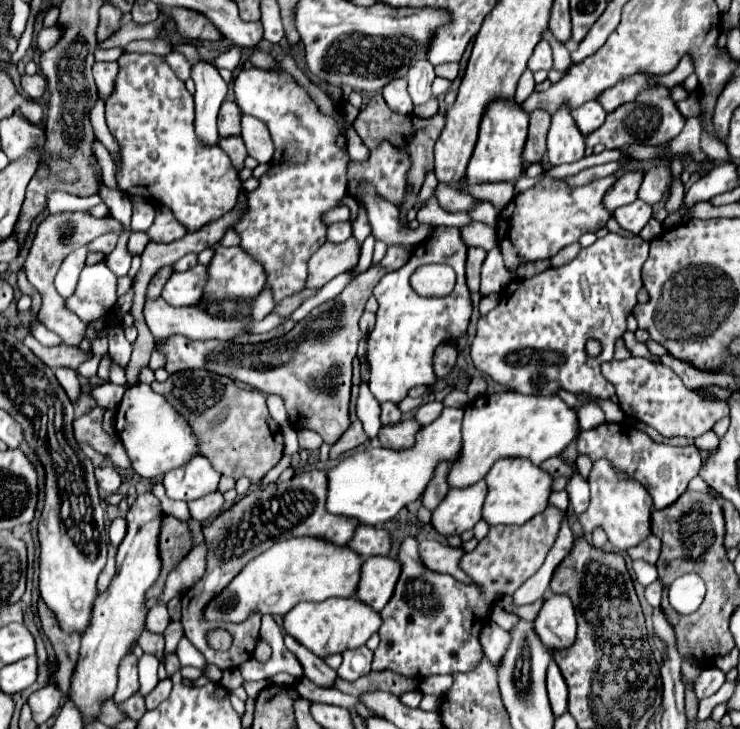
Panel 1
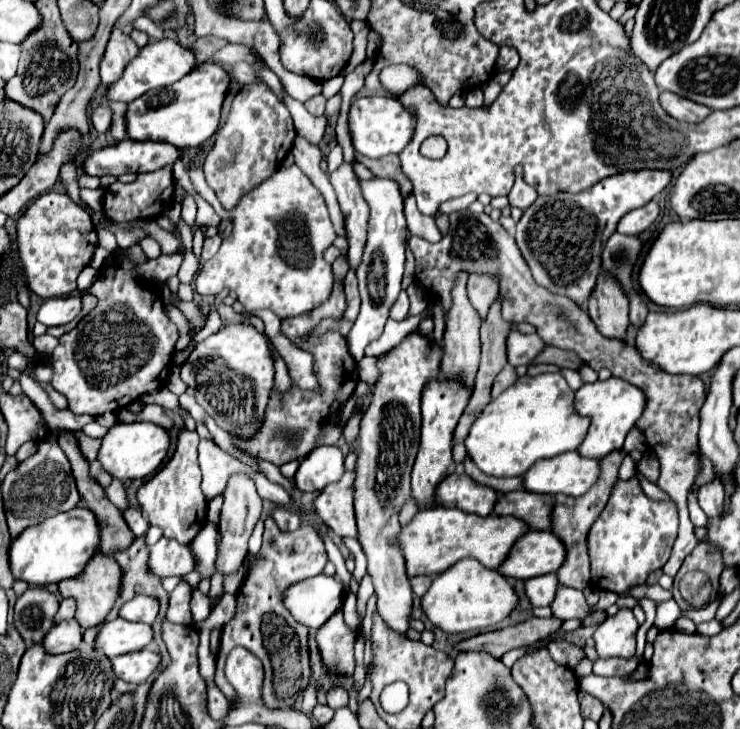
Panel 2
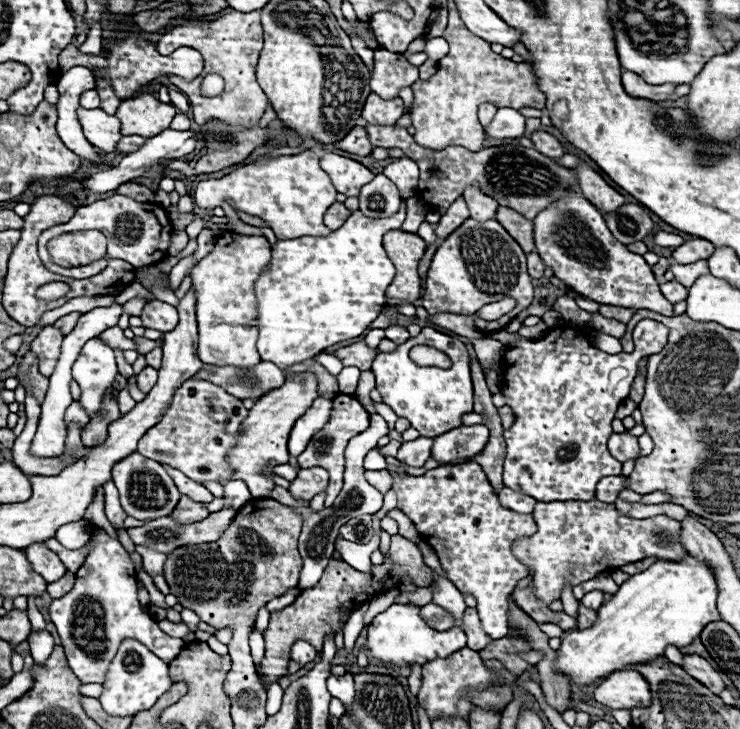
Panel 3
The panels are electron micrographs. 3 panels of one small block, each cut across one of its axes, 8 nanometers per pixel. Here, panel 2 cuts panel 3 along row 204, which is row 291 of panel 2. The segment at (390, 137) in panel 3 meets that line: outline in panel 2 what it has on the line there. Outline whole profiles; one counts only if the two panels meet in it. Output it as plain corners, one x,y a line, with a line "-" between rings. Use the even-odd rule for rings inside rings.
460,210
460,212
452,212
448,218
450,218
450,232
440,242
430,244
422,238
410,240
410,248
416,258
416,278
428,292
432,290
440,298
444,312
448,312
448,304
452,300
450,290
452,290
452,280
456,280
456,272
464,270
468,274
472,274
472,272
494,274
500,278
500,292
504,296
504,306
502,306
504,320
514,322
514,324
530,322
532,326
536,326
538,336
548,346
576,352
582,358
582,362
588,362
588,366
594,368
596,372
600,368
608,368
612,372
612,376
622,378
644,392
646,408
644,408
640,420
636,422
636,428
640,428
648,446
660,458
662,472
660,472
660,478
656,484
670,498
676,500
678,510
680,510
680,532
678,532
676,544
672,548
672,556
664,566
664,574
674,578
676,572
680,570
684,558
700,542
694,534
694,524
688,518
686,498
688,498
688,492
692,490
694,478
700,470
698,412
700,412
700,406
704,404
704,396
706,396
704,382
698,376
672,376
672,374
660,372
660,368
656,368
656,364
650,364
648,360
644,360
640,356
636,346
604,338
592,324
590,316
580,306
576,306
570,298
552,294
534,282
526,260
520,256
520,250
516,248
514,238
498,222
494,222
488,214
484,214
484,212
474,214
470,210

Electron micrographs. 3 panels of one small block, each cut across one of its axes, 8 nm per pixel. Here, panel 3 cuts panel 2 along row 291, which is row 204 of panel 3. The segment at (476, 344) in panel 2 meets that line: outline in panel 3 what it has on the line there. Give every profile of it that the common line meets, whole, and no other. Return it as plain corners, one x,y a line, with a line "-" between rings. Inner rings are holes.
464,198
456,200
456,204
452,204
452,206
446,210
446,214
440,218
440,222
438,222
438,226
436,226
436,236
444,240
444,238
450,236
456,228
460,228
468,218
470,218
470,214
468,214
468,208
466,208

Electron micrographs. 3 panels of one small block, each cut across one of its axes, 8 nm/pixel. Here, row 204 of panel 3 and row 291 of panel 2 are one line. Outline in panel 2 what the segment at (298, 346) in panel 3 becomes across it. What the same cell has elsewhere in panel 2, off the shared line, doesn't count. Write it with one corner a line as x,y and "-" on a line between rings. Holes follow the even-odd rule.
402,290
390,308
390,318
392,320
404,320
406,316
408,316
408,294
406,294
406,290

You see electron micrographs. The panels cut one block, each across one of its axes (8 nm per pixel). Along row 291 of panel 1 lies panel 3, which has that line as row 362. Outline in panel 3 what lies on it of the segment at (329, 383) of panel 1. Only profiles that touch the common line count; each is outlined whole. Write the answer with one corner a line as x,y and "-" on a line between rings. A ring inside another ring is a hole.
356,342
352,346
336,350
334,354
344,362
344,366
356,366
360,370
370,370
378,350
366,346
366,342

